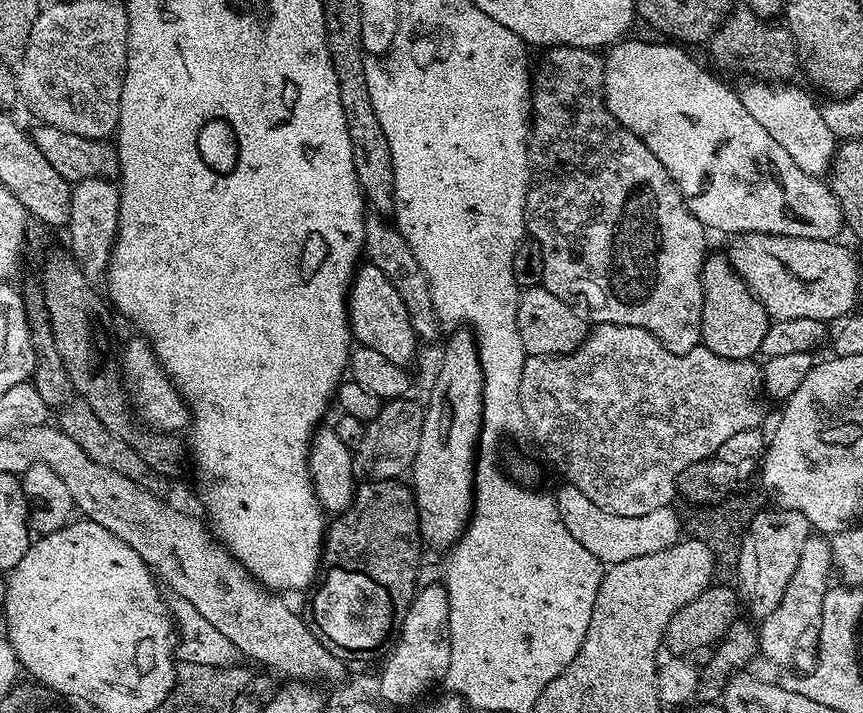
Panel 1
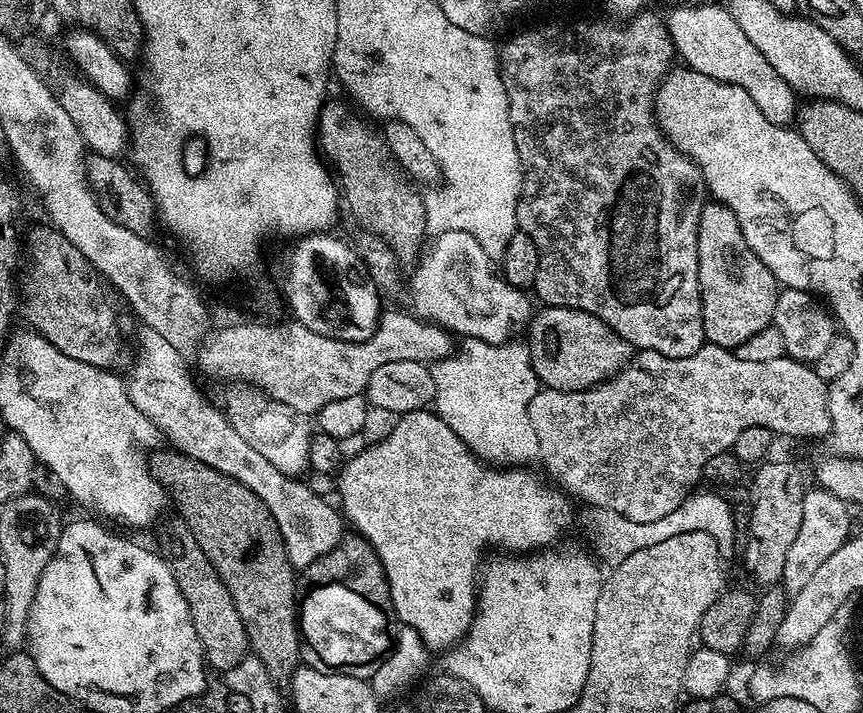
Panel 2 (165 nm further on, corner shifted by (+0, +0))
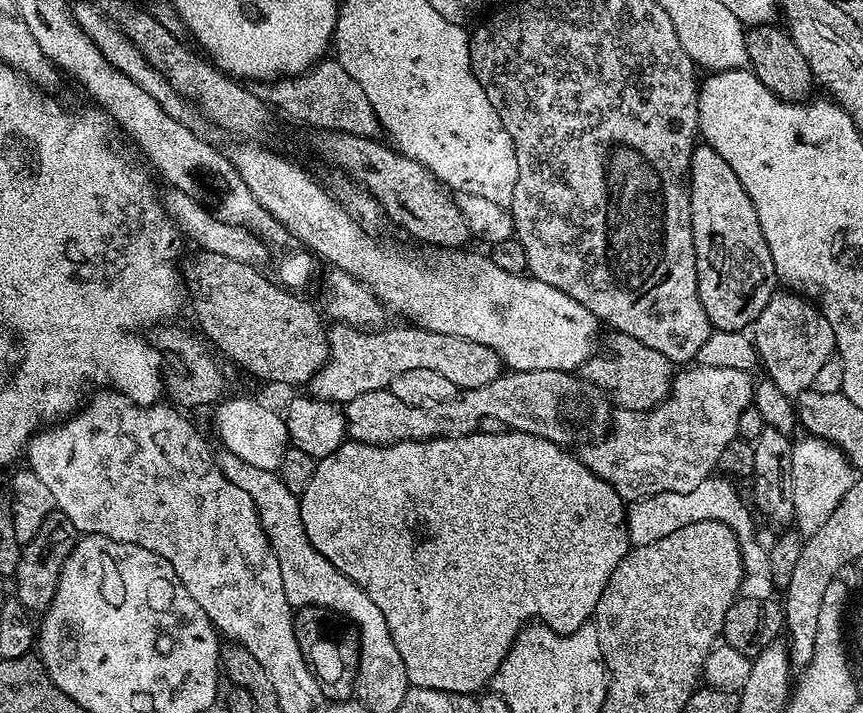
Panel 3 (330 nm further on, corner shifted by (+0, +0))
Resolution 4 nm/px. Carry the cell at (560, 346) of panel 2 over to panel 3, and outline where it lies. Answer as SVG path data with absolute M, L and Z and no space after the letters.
M616 332L608 340L609 356L593 355L579 368L579 375L598 386L617 409L625 408L635 412L647 412L666 399L672 391L674 365L658 350L650 350L650 346L642 346L638 338L630 338L626 334Z

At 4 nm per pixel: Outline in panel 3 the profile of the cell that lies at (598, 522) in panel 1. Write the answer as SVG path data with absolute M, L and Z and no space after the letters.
M711 476L704 479L694 488L694 492L687 496L685 492L663 492L662 494L648 496L646 499L633 501L628 508L628 537L629 543L634 546L649 545L650 542L656 542L660 538L666 538L669 534L674 534L678 526L702 520L702 518L722 518L726 523L738 532L744 550L746 550L746 564L750 574L748 576L744 592L750 596L762 596L765 600L771 599L775 595L775 584L773 582L772 572L768 572L768 563L762 550L756 548L752 542L752 528L750 520L755 516L749 503L738 494L737 490L727 477Z

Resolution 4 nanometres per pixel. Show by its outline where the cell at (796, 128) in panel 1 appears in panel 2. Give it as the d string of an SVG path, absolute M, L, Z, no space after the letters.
M692 4L689 8L672 8L668 12L668 20L666 16L666 27L679 59L681 56L691 71L746 90L754 106L762 110L771 124L788 126L791 120L793 123L795 97L792 87L774 70L774 66L770 66L770 62L766 62L754 42L742 34L738 22L734 22L734 18L723 7L699 8Z

